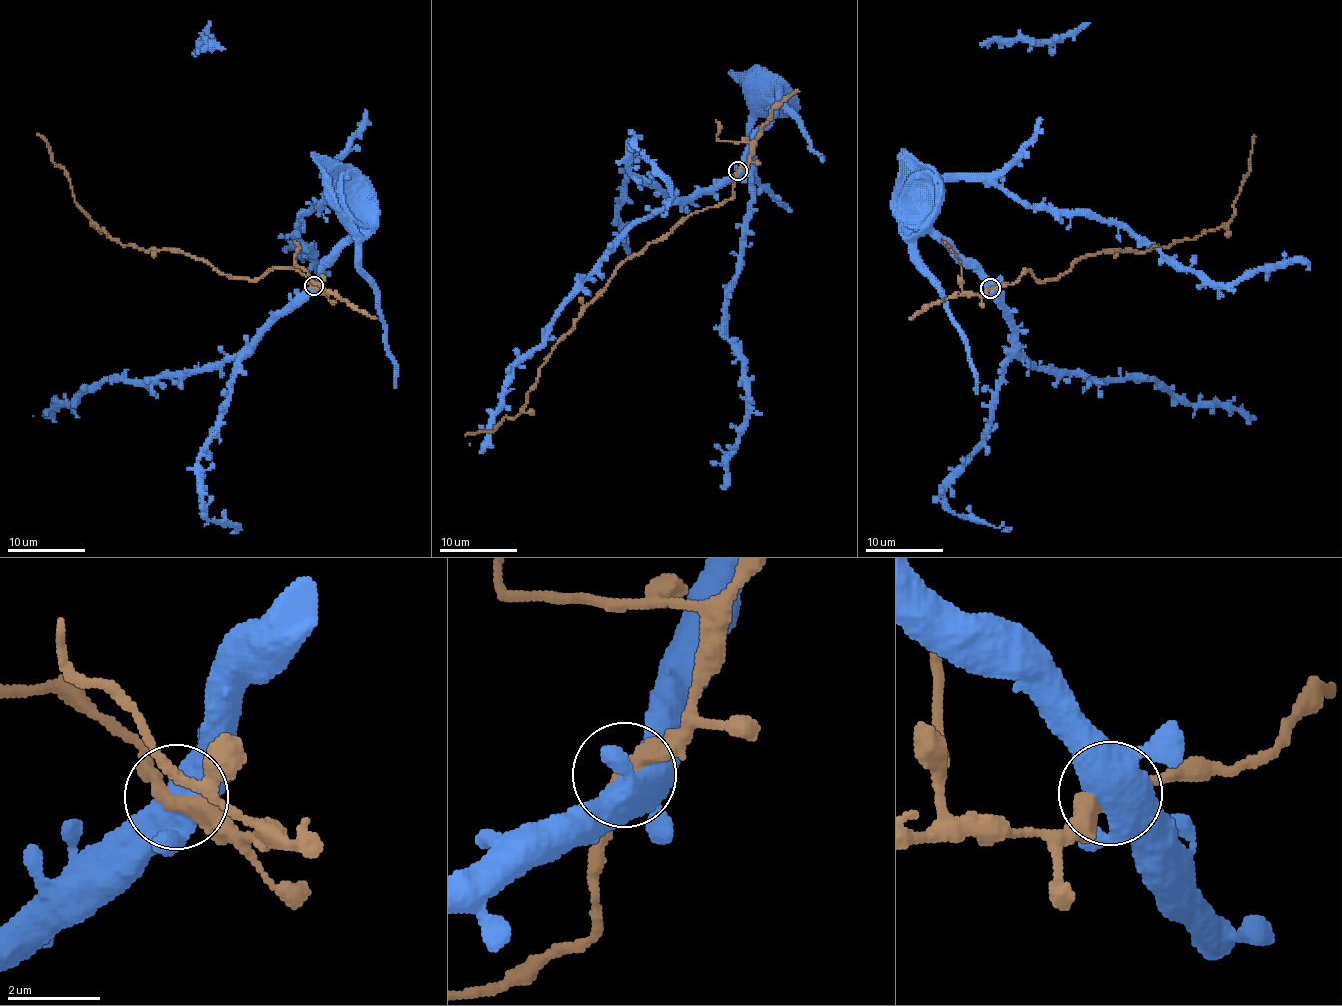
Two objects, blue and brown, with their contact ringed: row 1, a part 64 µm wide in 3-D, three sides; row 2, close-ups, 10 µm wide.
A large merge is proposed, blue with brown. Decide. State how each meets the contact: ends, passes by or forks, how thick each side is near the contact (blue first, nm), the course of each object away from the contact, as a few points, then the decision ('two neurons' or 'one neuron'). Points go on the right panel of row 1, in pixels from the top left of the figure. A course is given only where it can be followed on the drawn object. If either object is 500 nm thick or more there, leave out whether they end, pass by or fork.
blue forks; brown passes by; calibres 460 and 320 nm; course blue (990, 288), (930, 227), (948, 179), (1001, 185), (1032, 206), (1091, 211), (1215, 283), (1281, 262), (1306, 269); course brown (990, 288), (1030, 270), (1056, 279), (1088, 256), (1150, 251), (1219, 229), (1234, 215), (1254, 134); one neuron

